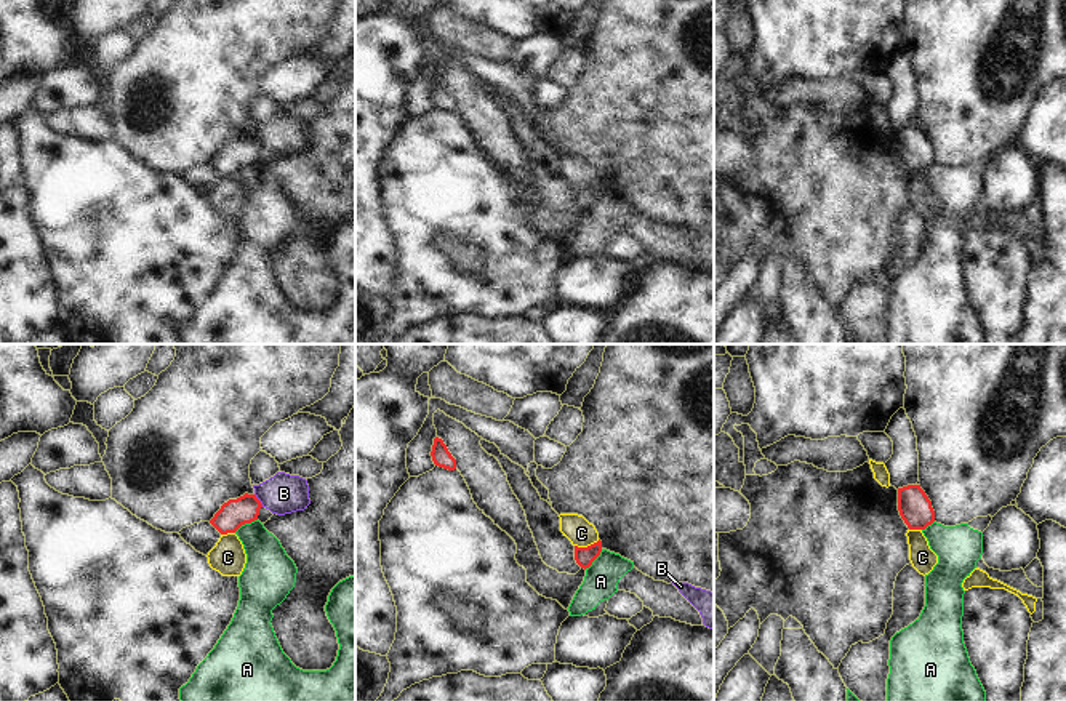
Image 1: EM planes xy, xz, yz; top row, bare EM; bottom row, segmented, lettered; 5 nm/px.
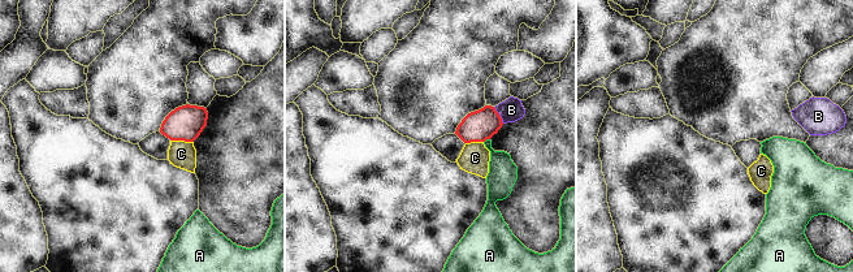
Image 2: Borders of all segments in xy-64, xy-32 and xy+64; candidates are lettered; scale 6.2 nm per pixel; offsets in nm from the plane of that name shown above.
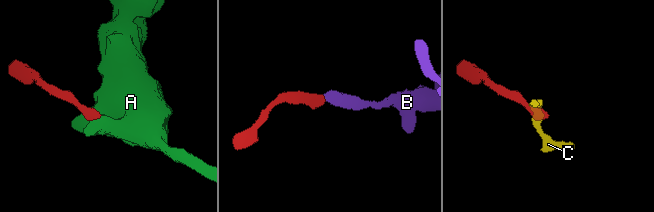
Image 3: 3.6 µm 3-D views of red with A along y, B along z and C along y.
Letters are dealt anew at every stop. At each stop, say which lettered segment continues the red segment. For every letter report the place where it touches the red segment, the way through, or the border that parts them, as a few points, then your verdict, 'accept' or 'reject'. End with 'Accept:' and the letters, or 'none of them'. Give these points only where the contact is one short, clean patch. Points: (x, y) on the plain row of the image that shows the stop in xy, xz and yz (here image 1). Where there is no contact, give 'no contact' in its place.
A: meets red in xy at (245, 164); border along xy (256, 160), (242, 165), (234, 173); reject
B: meets red in xy at (258, 141); border along xy (255, 135), (263, 148); reject
C: meets red in xz at (588, 188); border along xz (599, 181), (586, 188), (575, 188); reject
Accept: none of them

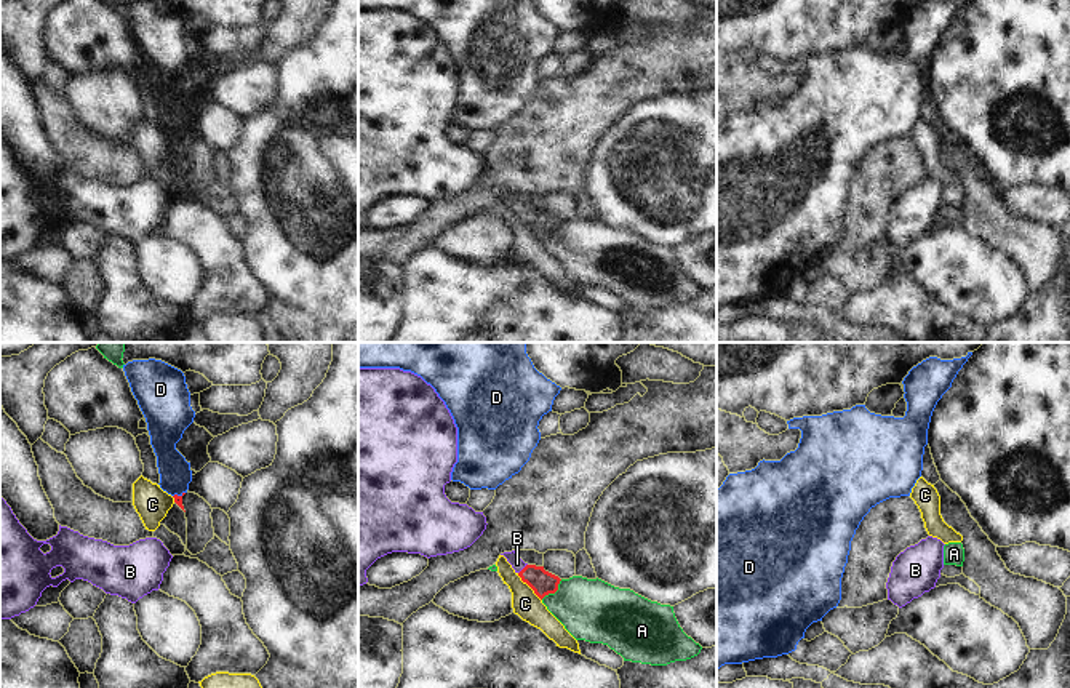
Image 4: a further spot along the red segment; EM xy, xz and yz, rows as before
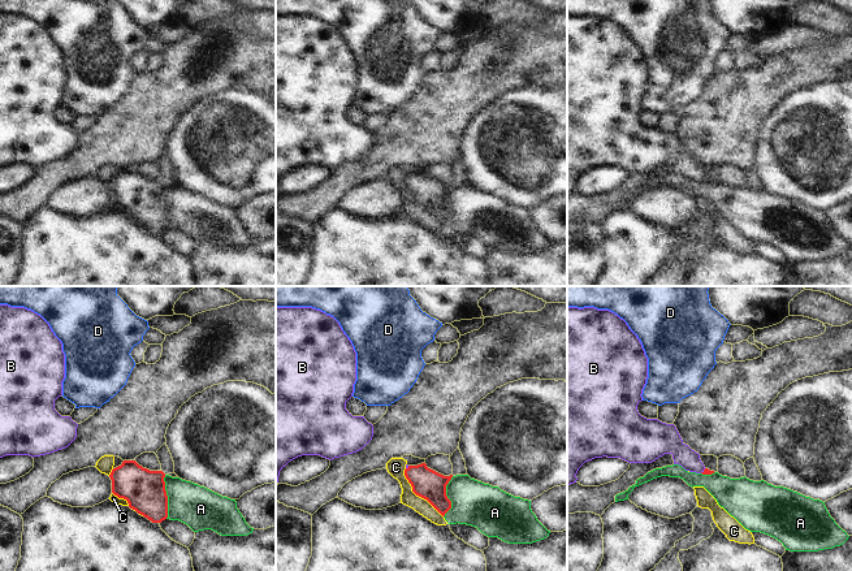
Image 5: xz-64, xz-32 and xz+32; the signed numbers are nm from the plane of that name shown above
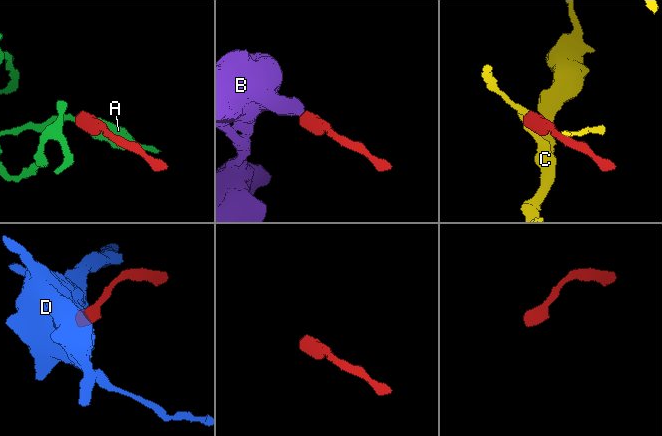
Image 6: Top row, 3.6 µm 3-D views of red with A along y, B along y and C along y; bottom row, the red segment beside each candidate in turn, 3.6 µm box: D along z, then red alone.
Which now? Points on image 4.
A: meets red in xz at (554, 234); border along xz (562, 221), (554, 234), (541, 240); reject
B: meets red in xz at (523, 210); runs through xz (542, 224), (523, 210), (517, 205); accept
C: meets red in xz at (530, 228); border along xz (517, 215), (541, 242); reject
D: meets red in xy at (176, 136); border along xy (184, 133), (173, 138); reject
Accept: B

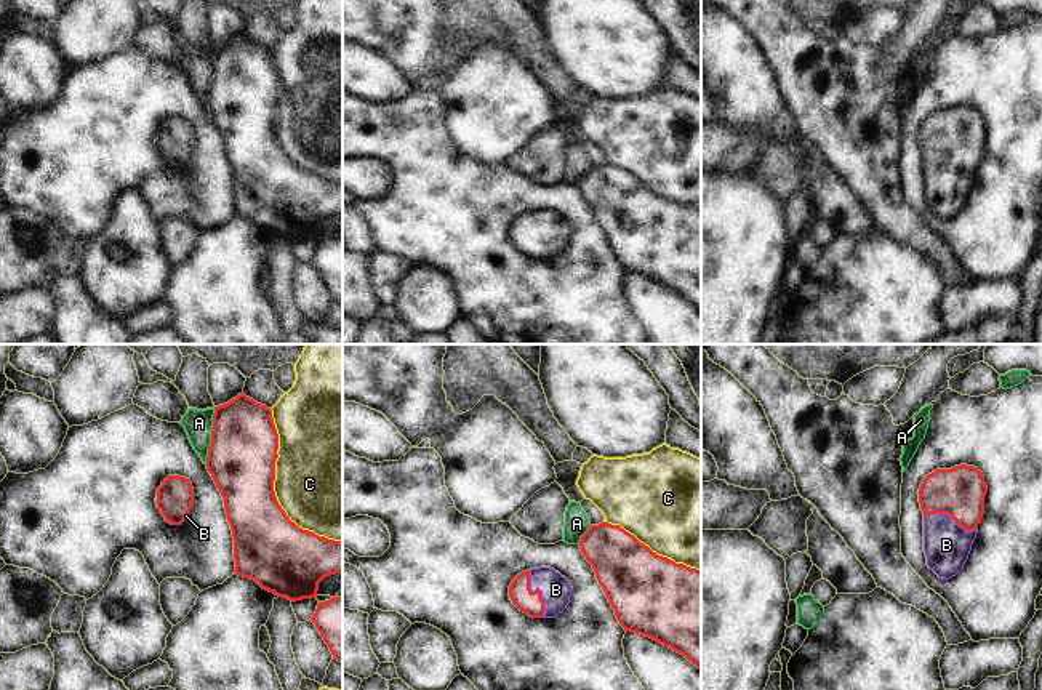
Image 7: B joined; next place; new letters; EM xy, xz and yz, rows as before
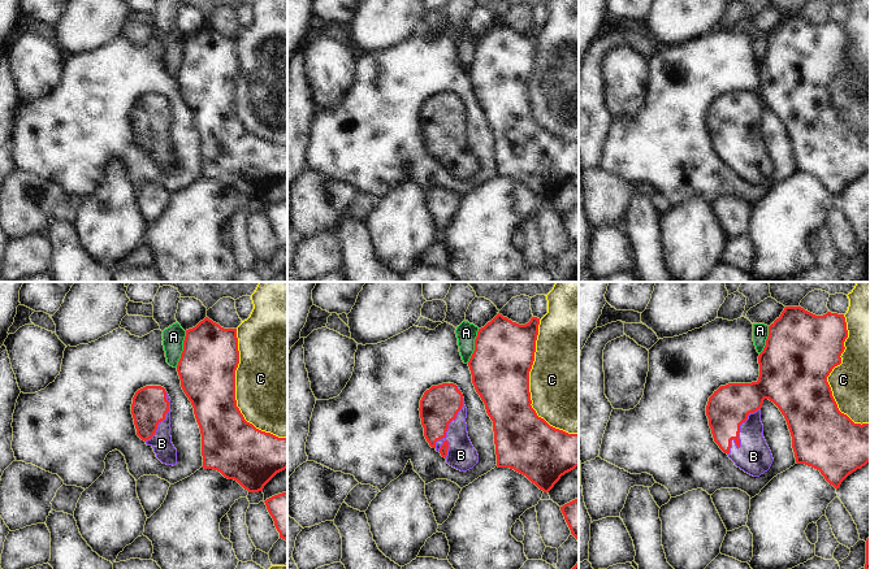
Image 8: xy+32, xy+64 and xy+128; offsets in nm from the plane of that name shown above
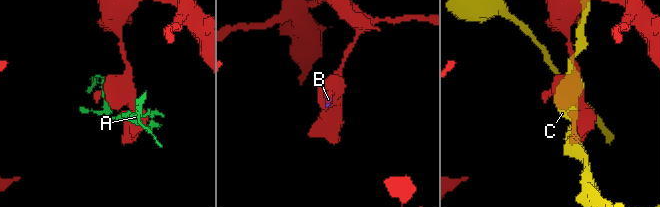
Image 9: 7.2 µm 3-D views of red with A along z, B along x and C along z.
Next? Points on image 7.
A: meets red in xy at (212, 77); reject
B: meets red in xz at (540, 232); accept
C: meets red in xy at (272, 132); reject
Accept: B

